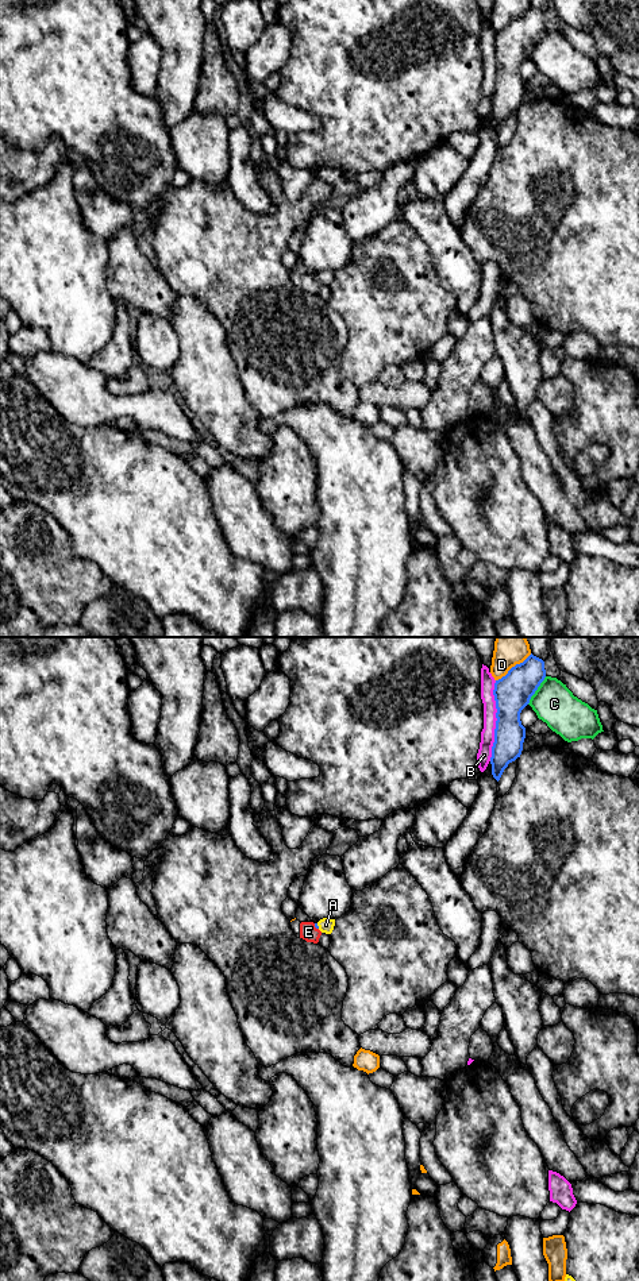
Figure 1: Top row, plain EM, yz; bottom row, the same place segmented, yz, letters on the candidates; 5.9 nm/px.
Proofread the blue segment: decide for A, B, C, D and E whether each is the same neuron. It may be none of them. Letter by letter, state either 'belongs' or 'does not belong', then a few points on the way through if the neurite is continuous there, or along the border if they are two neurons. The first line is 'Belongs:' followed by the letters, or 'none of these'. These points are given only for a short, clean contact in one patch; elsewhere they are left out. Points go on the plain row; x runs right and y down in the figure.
Belongs: E
A: does not belong
B: does not belong
C: does not belong
D: does not belong
E: belongs | across yz (316, 278), (315, 278), (308, 284)

